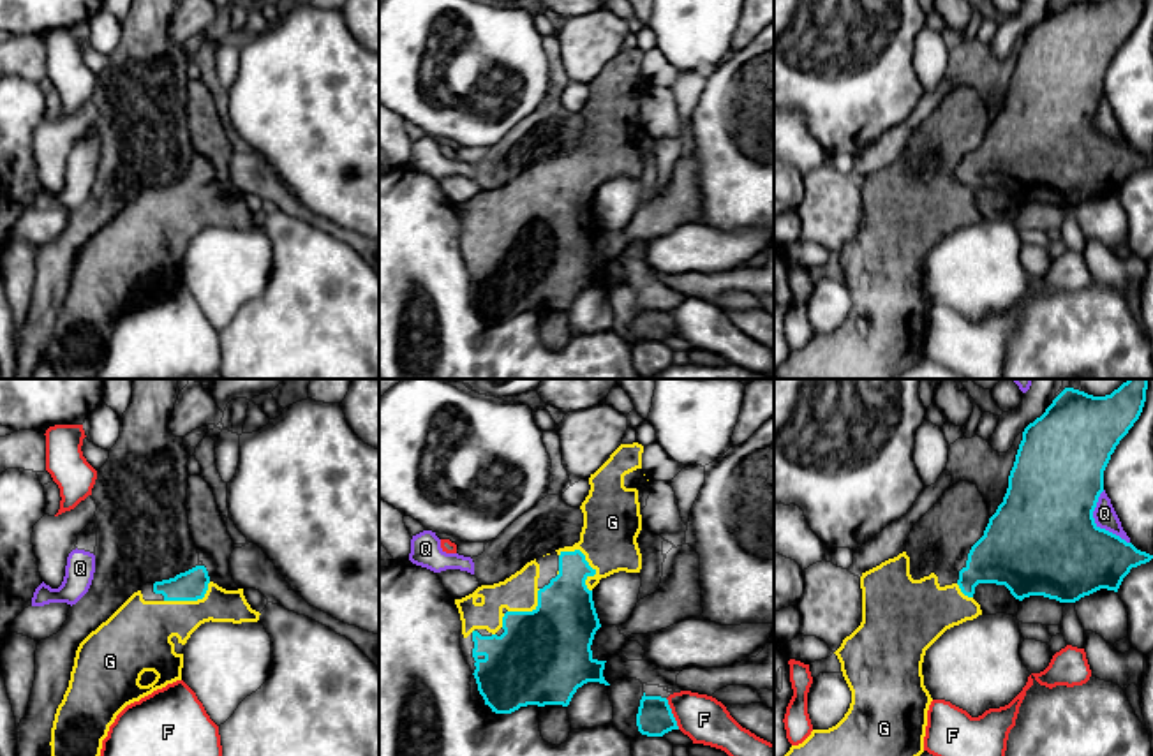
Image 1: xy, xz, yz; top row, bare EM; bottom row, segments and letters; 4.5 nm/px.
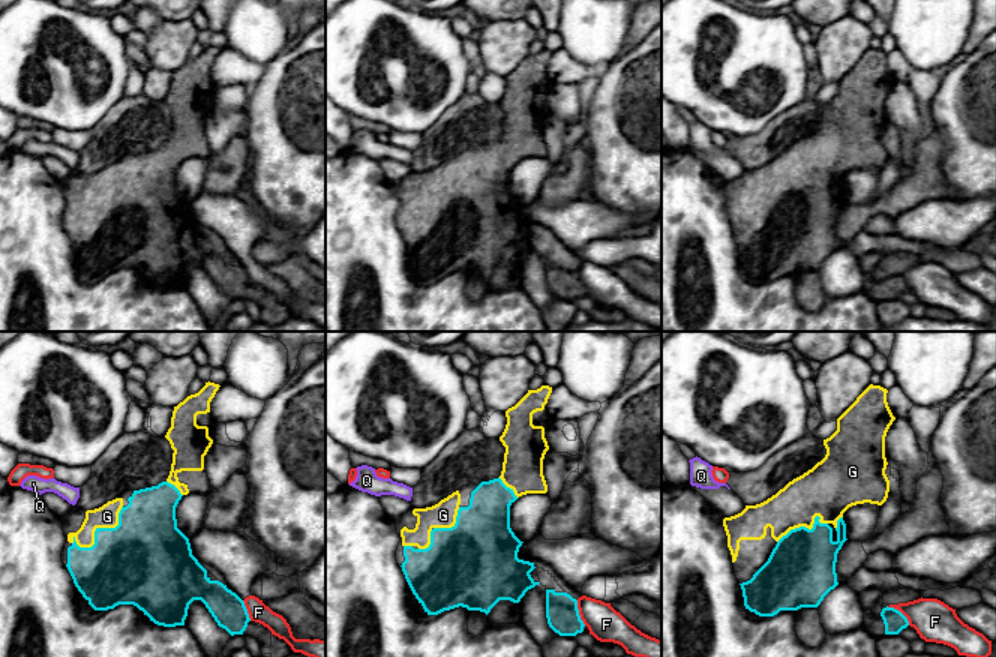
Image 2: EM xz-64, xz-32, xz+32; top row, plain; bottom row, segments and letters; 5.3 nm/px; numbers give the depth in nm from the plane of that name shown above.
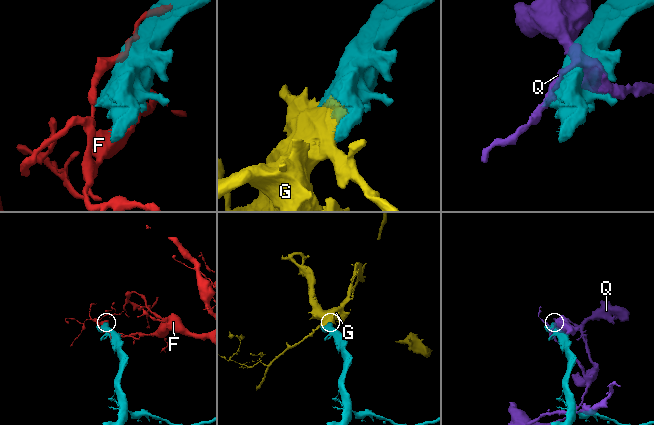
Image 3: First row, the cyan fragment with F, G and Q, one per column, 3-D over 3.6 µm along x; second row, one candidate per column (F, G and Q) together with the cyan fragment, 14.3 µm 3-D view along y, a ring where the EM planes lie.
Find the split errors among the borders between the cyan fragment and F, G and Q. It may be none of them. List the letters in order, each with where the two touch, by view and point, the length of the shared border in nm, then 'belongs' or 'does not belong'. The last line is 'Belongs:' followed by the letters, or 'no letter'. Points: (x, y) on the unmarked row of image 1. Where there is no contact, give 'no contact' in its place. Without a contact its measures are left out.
F: xz (672, 319) | 160 nm | does not belong
G: xz (587, 168) | 240 nm | belongs
Q: yz (1095, 129) | 280 nm | does not belong
Belongs: G

